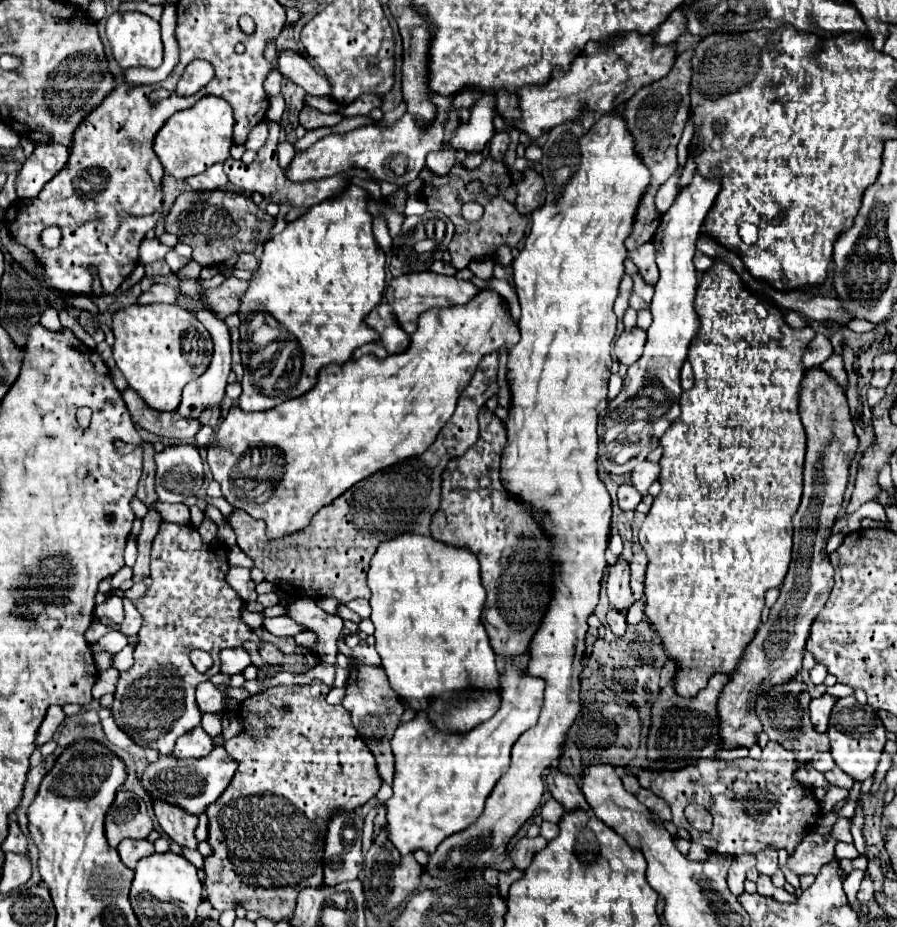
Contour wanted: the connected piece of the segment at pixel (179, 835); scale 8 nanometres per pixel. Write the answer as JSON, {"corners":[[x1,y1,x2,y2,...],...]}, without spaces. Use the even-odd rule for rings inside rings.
{"corners":[[153,800,153,812,163,828,163,832,175,840,179,846,187,846,191,850,197,848,197,840,193,836,197,828,197,816,181,810,175,804,163,802,163,800]]}

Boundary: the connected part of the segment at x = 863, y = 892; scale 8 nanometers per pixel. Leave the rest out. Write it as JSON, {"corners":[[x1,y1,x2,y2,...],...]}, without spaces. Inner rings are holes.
{"corners":[[865,876,863,882,861,882,861,888,859,888,859,892,857,892,857,900,865,904,865,902,869,902,871,898,873,898,873,882,871,882,869,876]]}

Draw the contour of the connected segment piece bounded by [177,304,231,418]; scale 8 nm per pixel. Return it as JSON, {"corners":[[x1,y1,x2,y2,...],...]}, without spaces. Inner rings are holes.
{"corners":[[199,304,199,310,195,312,195,316,197,316,199,322,209,330,209,334,211,334,211,338,213,338,213,344,215,344,215,352,213,352,213,360,211,360,207,372,205,372,201,378,189,382,189,386,185,386,185,390,183,390,181,404,179,404,177,412,179,412,181,416,191,416,191,418,199,418,201,412,203,412,207,406,221,404,223,394,225,394,225,386,227,386,227,376,229,376,229,372,231,372,231,336,229,336,229,328,225,326,223,320,217,320,217,318,213,316,213,312,209,312,209,310,203,308,201,304]]}

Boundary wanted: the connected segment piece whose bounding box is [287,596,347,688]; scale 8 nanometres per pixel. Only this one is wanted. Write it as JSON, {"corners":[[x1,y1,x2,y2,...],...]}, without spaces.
{"corners":[[307,596,297,598,293,604,289,604,289,606,287,606,287,616,293,618,297,624,301,624,301,626,305,626,305,628,317,632,317,636,319,636,317,652,319,652,320,659,329,662,329,664,335,664,335,668,337,668,335,686,337,686,337,688,339,688,339,686,345,686,345,682,347,682,347,672,341,670,341,668,337,666,337,660,335,660,335,656,337,656,337,646,335,646,335,644,337,644,337,638,341,636,341,630,343,630,343,618,341,618,341,616,335,616,335,614,323,612,323,610,315,604,315,600,313,600,313,598,307,598]]}

